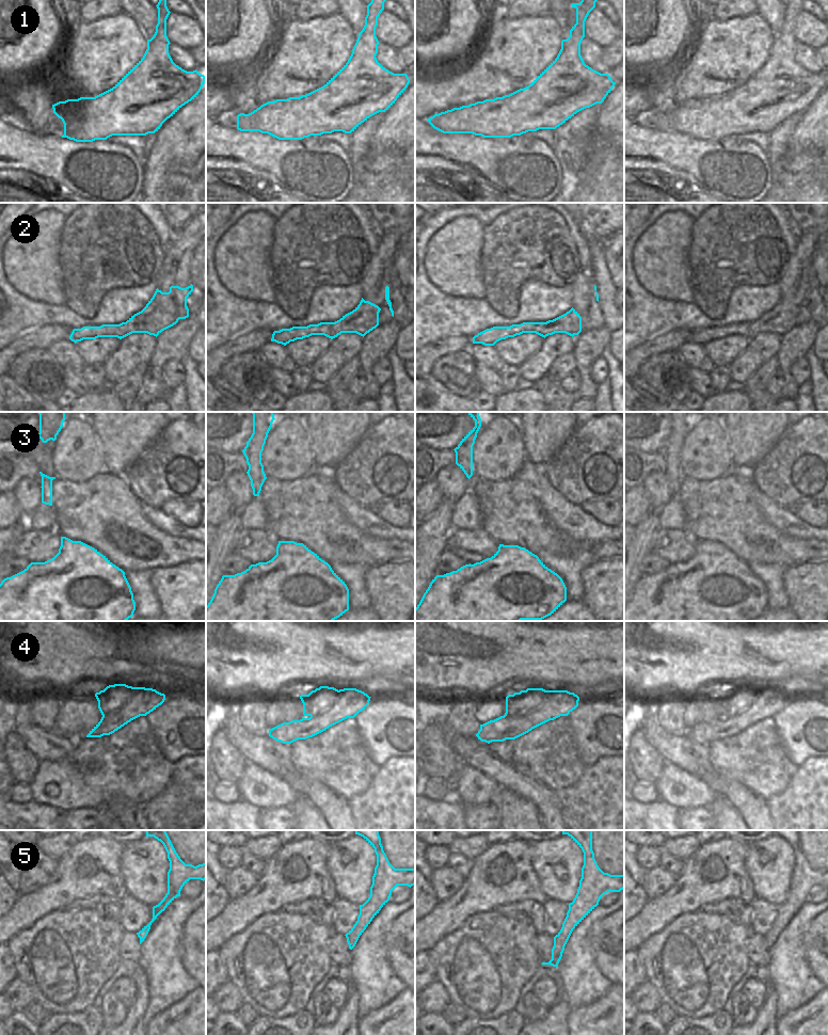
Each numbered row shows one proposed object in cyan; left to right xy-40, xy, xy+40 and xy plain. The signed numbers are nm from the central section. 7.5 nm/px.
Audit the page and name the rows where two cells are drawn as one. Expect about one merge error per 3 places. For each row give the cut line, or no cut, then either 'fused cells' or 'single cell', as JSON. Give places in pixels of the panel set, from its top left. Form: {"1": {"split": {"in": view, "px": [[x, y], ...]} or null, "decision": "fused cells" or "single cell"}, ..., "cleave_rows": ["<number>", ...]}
{"1": {"split": null, "decision": "single cell"}, "2": {"split": null, "decision": "single cell"}, "3": {"split": null, "decision": "single cell"}, "4": {"split": {"in": "xy+40", "px": [[546, 690], [544, 700], [529, 713], [521, 717], [504, 715]]}, "decision": "fused cells"}, "5": {"split": null, "decision": "single cell"}, "cleave_rows": ["4"]}

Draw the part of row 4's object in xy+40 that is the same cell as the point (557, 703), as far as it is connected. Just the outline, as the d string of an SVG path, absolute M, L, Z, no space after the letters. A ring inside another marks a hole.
M546 690L544 702L522 718L500 716L480 724L476 734L478 739L488 744L515 739L532 729L560 716L568 716L578 706L579 697L568 690Z

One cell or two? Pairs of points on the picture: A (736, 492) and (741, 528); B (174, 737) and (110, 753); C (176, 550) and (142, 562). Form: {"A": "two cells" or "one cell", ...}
{"A": "one cell", "B": "two cells", "C": "one cell"}

